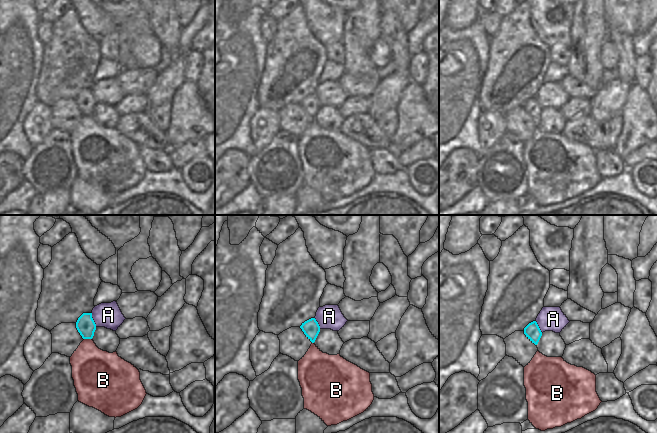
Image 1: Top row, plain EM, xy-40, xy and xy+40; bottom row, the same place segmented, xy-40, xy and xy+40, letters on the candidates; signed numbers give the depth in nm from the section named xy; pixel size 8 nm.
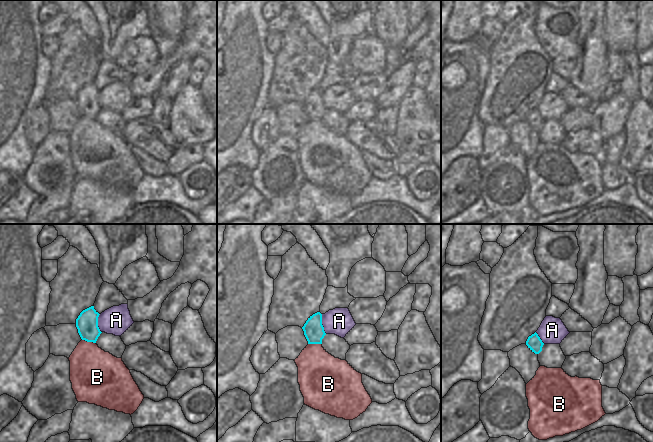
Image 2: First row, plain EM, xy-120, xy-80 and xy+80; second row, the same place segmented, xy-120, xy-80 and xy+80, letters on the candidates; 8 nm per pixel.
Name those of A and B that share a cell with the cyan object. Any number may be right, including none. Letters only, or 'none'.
none

